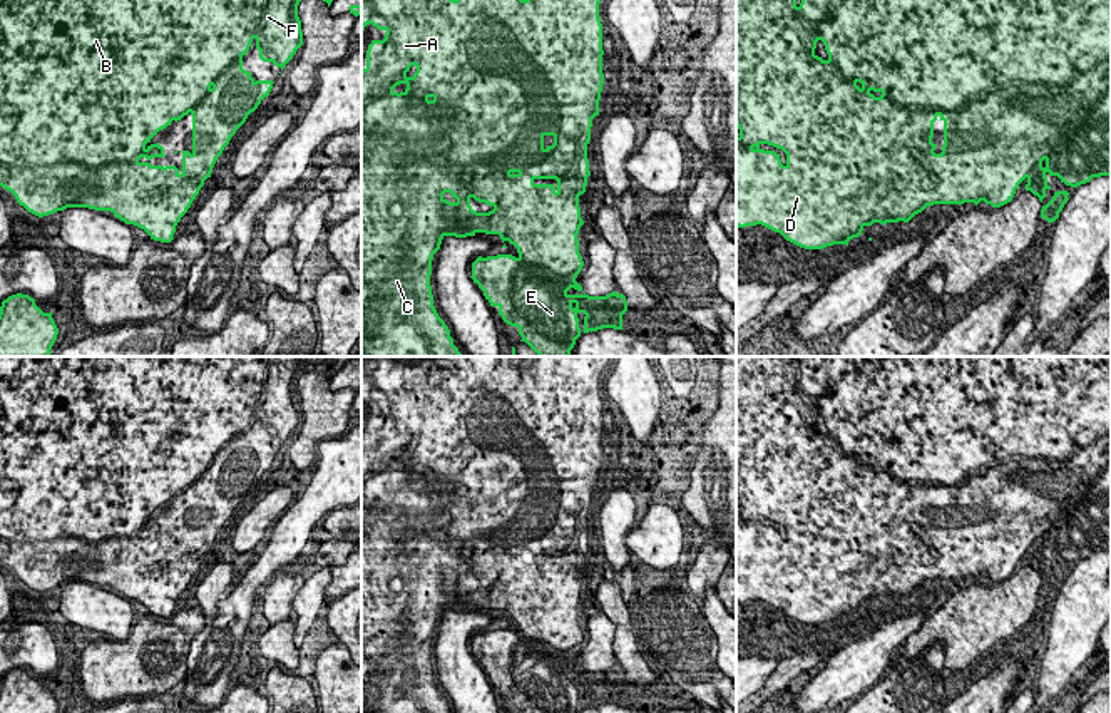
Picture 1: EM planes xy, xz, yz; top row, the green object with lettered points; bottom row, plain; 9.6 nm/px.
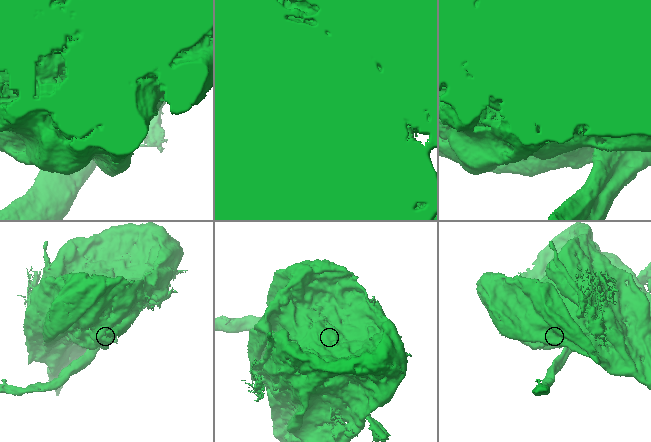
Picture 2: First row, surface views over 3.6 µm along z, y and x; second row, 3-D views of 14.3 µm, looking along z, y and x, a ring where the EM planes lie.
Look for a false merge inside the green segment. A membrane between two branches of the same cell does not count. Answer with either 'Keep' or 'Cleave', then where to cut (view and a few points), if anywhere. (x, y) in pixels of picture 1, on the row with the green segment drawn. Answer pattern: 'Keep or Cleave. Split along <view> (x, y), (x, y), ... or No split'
Cleave. Split along xy (238, 61), (218, 77), (220, 134), (215, 139), (221, 146)

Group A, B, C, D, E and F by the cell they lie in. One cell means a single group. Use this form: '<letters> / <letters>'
A B C D F / E

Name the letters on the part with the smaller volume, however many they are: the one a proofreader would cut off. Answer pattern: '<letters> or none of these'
E

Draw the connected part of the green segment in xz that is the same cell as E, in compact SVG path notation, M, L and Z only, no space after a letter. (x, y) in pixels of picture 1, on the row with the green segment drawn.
M509 233L500 239L514 244L519 256L479 256L472 263L470 278L539 356L571 356L579 338L579 318L562 296L564 290L550 288L544 268L530 263L532 238Z

